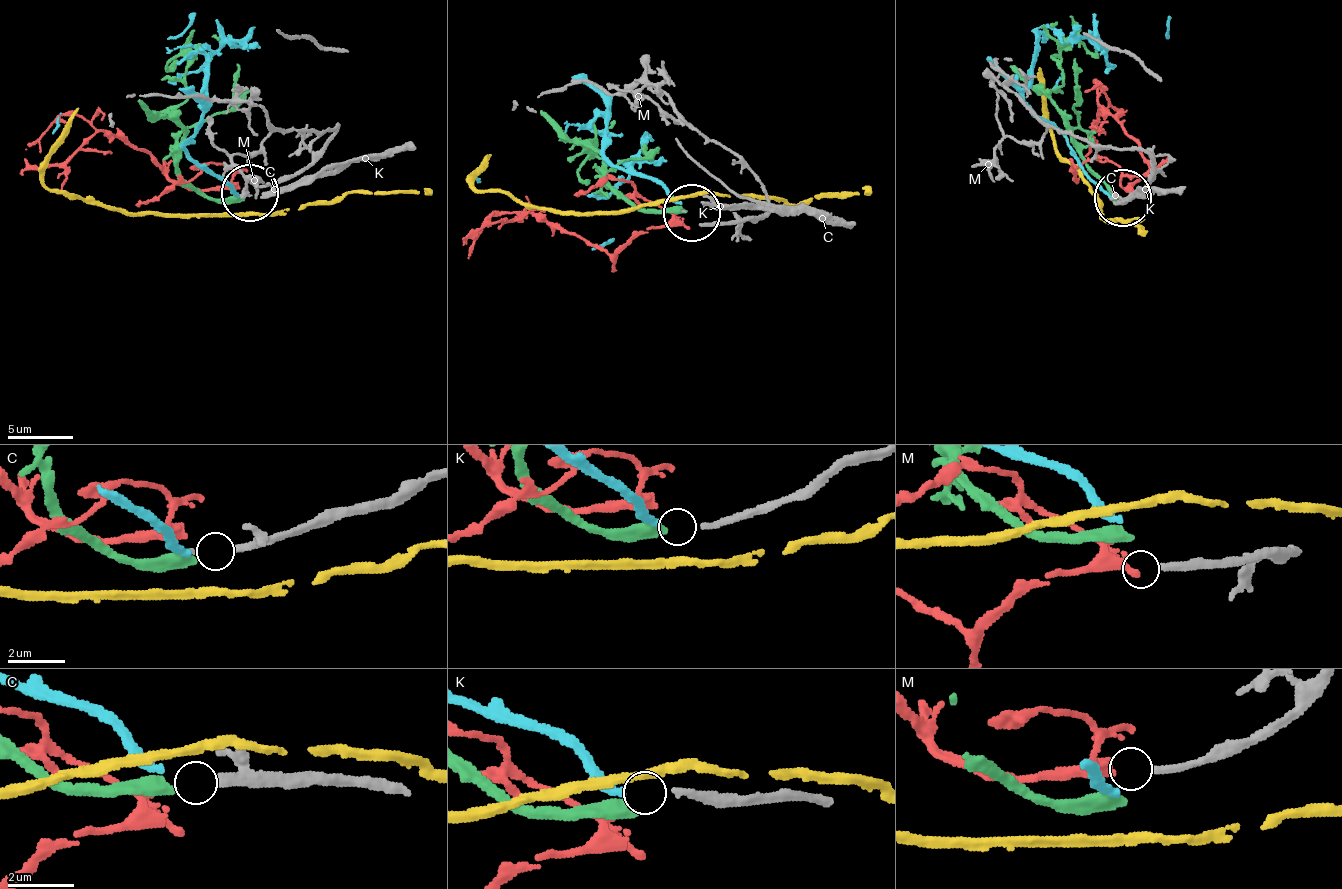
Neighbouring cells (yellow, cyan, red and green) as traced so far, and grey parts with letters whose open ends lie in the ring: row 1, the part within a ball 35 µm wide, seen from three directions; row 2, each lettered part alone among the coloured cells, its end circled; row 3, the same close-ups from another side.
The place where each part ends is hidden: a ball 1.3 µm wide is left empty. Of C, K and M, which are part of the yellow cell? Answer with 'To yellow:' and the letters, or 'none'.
To yellow: none

